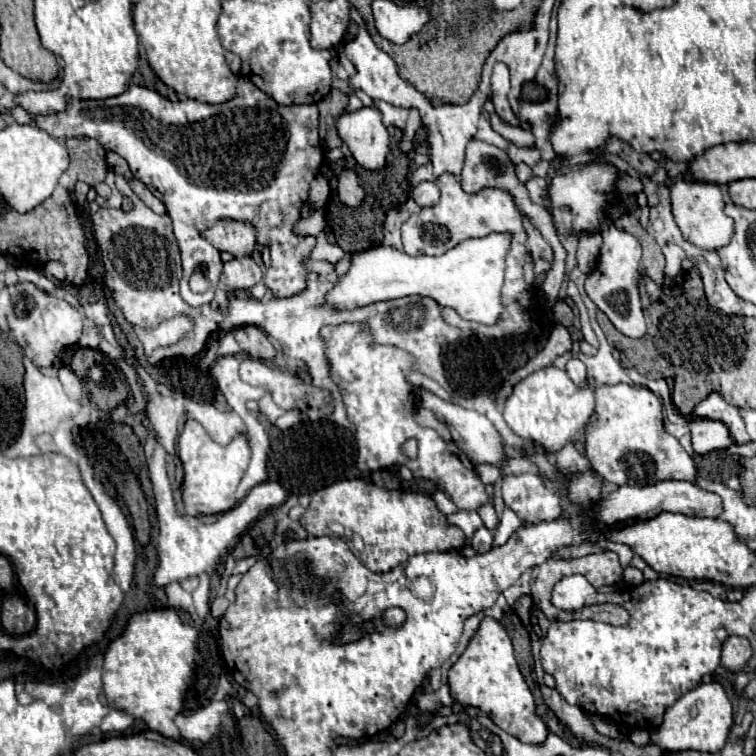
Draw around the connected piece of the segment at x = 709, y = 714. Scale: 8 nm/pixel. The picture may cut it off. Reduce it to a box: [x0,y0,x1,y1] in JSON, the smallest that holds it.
[650,683,734,753]

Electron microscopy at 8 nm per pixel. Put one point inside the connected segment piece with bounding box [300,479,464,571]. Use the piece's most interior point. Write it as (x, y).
(395, 525)

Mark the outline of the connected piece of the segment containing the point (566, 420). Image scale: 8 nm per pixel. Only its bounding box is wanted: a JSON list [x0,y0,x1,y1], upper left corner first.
[504,367,594,453]

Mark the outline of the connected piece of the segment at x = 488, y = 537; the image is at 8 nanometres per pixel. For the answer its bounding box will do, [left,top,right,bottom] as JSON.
[472,527,492,553]

